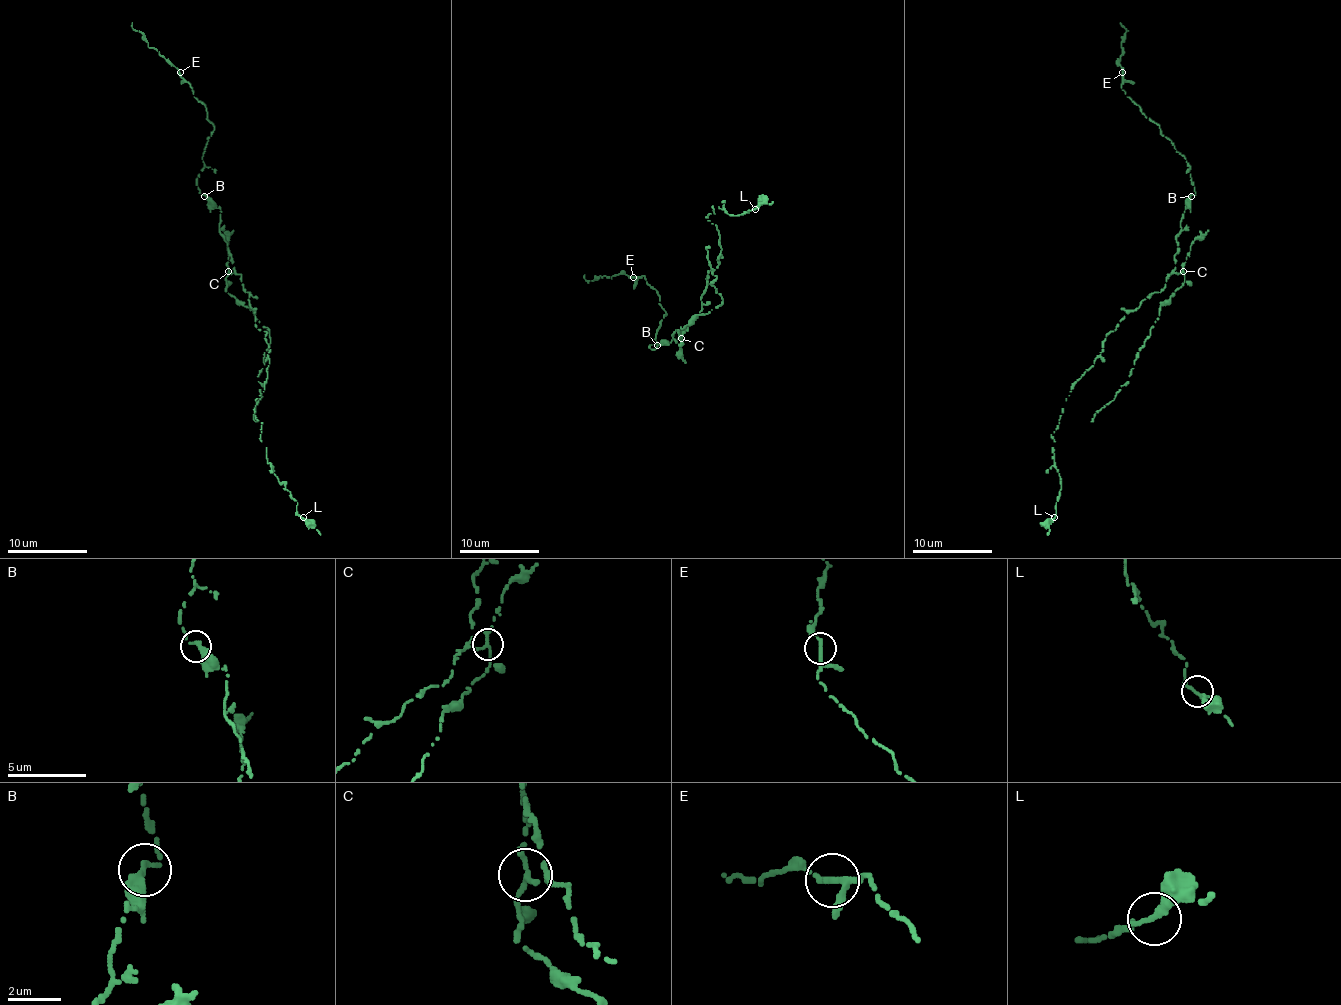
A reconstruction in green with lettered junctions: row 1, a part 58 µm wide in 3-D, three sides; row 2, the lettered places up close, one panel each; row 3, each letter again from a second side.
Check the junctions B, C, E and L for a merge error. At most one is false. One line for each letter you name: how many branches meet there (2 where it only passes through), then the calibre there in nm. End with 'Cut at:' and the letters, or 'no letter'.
C: Branches: 2. Thickness 240 nm
Cut at: C

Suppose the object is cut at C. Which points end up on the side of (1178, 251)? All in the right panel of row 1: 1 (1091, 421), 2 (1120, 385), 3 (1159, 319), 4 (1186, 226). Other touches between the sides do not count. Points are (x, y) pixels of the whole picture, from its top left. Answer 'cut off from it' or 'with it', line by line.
1: cut off from it
2: cut off from it
3: cut off from it
4: with it

